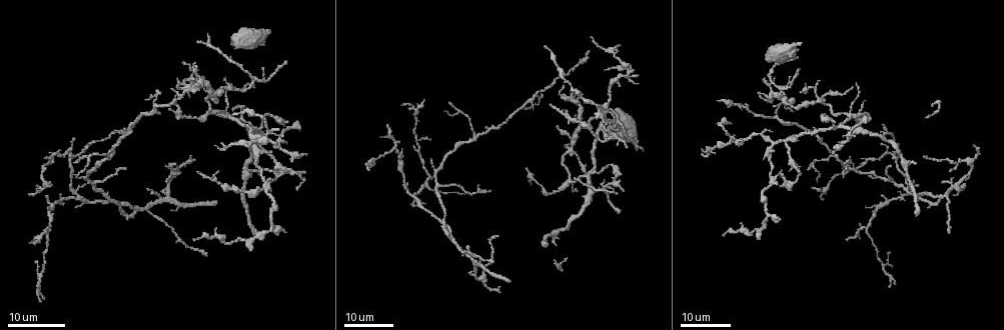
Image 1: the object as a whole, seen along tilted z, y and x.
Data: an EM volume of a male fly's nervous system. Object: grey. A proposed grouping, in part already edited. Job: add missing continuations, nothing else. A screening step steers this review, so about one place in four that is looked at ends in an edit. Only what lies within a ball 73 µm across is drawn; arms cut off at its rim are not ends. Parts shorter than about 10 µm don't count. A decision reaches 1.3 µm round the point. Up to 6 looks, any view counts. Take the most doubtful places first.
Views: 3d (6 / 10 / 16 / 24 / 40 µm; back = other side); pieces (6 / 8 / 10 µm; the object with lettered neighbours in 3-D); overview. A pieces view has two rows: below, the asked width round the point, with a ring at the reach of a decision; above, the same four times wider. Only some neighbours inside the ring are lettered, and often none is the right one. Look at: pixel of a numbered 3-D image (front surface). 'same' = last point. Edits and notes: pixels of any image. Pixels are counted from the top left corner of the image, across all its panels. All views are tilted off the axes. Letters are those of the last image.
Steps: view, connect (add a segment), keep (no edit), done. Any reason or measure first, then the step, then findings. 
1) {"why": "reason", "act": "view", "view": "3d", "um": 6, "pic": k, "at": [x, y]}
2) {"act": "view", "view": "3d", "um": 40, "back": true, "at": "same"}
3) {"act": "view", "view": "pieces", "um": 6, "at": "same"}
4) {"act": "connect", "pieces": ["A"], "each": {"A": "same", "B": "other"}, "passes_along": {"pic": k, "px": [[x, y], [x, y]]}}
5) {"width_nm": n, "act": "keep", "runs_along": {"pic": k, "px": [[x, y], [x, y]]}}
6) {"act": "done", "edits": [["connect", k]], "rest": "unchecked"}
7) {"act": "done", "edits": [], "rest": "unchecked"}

{"why": "an open end", "act": "view", "view": "3d", "um": 16, "pic": 1, "at": [719, 101]}

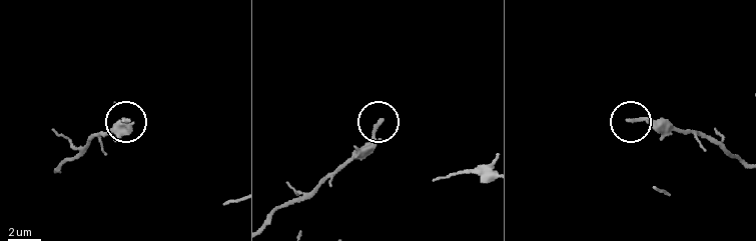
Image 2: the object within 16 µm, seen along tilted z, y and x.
{"why": "see the neighbours", "act": "view", "view": "pieces", "um": 10, "pic": 2, "at": [380, 119]}

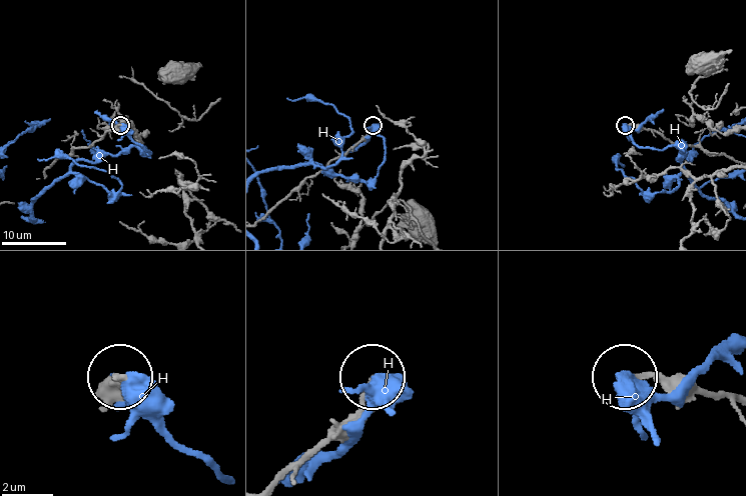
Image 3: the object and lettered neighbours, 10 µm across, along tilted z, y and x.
{"act": "keep", "each": {"H": "other"}, "found": "no lettered segment goes on from it"}

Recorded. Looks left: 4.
{"why": "an open end", "act": "view", "view": "3d", "um": 24, "pic": 1, "at": [251, 171]}

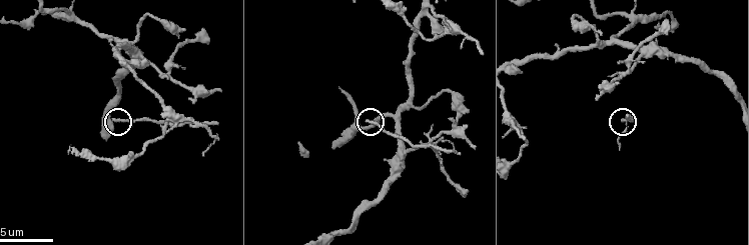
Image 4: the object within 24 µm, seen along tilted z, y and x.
{"act": "view", "view": "pieces", "um": 6, "pic": 4, "at": [114, 119]}

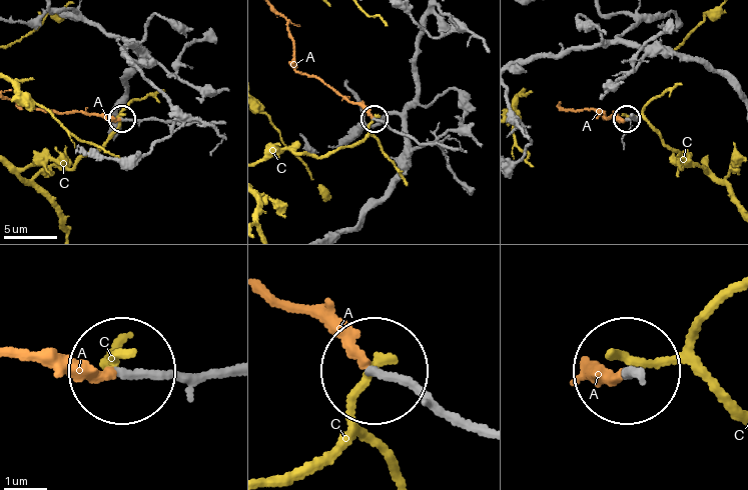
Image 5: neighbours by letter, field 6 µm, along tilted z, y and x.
{"act": "connect", "pieces": ["A"], "each": {"A": "same", "C": "other"}, "passes_along": {"pic": 5, "px": [[109, 370], [15, 357]]}, "found": "the neuron continues"}

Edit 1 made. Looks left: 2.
{"act": "done", "edits": [["connect", 5]], "rest": "unchecked"}

